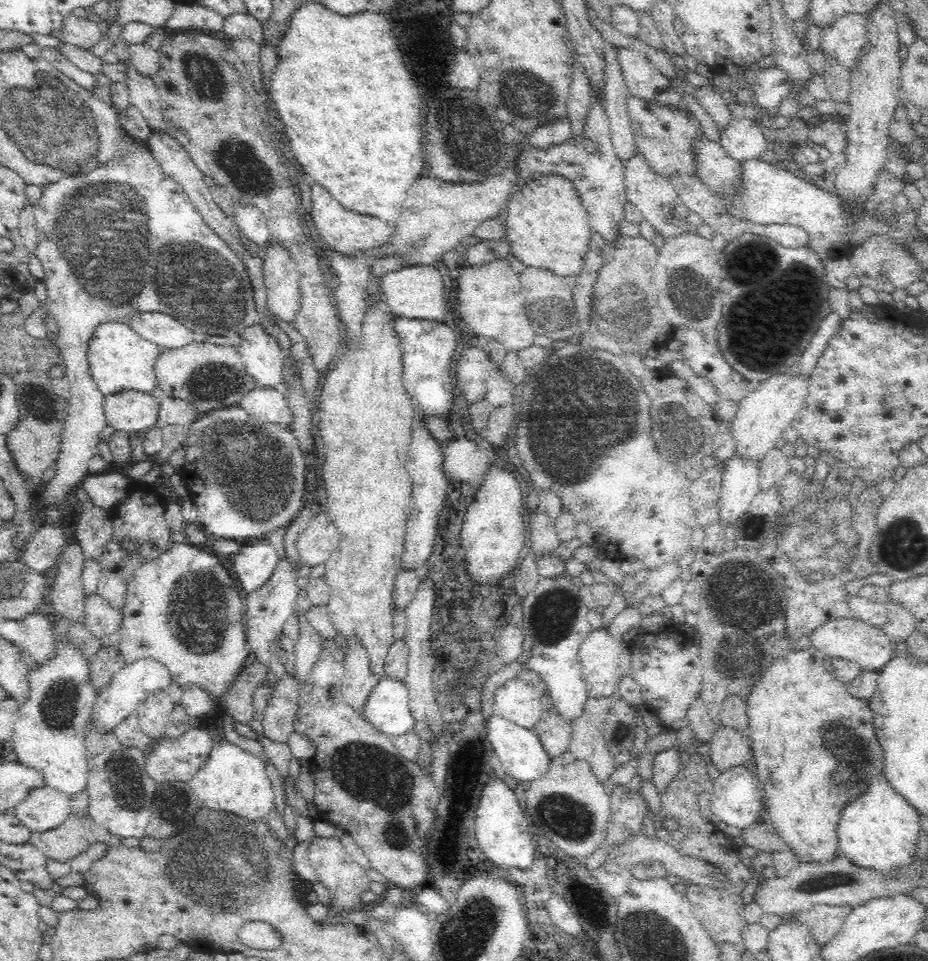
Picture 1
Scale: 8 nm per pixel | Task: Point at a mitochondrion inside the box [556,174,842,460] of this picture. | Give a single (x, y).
(746, 348)

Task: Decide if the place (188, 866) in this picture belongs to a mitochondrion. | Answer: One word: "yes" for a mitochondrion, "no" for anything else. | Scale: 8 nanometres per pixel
yes

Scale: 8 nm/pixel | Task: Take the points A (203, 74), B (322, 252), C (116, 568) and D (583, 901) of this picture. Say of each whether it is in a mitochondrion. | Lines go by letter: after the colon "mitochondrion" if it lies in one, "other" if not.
A: mitochondrion
B: other
C: other
D: other

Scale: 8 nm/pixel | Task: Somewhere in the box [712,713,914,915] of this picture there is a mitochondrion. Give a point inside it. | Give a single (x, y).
(826, 882)

